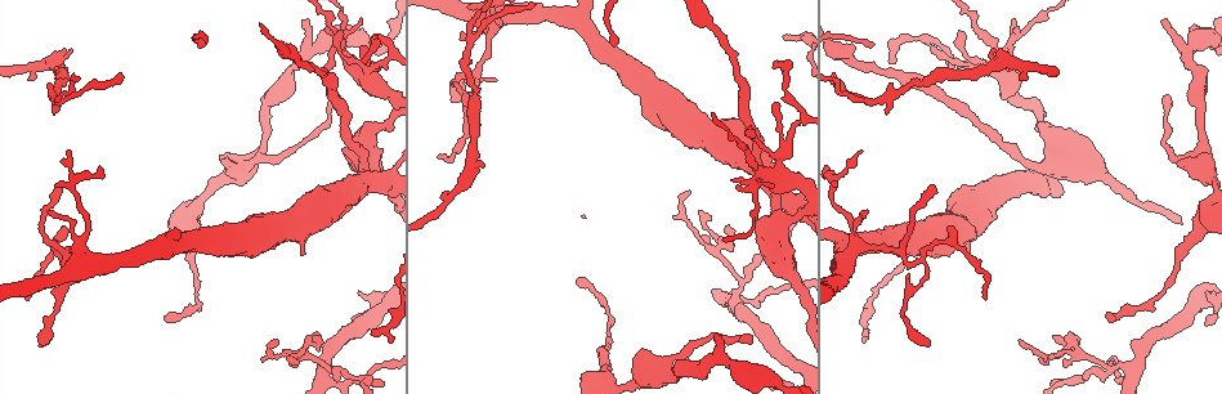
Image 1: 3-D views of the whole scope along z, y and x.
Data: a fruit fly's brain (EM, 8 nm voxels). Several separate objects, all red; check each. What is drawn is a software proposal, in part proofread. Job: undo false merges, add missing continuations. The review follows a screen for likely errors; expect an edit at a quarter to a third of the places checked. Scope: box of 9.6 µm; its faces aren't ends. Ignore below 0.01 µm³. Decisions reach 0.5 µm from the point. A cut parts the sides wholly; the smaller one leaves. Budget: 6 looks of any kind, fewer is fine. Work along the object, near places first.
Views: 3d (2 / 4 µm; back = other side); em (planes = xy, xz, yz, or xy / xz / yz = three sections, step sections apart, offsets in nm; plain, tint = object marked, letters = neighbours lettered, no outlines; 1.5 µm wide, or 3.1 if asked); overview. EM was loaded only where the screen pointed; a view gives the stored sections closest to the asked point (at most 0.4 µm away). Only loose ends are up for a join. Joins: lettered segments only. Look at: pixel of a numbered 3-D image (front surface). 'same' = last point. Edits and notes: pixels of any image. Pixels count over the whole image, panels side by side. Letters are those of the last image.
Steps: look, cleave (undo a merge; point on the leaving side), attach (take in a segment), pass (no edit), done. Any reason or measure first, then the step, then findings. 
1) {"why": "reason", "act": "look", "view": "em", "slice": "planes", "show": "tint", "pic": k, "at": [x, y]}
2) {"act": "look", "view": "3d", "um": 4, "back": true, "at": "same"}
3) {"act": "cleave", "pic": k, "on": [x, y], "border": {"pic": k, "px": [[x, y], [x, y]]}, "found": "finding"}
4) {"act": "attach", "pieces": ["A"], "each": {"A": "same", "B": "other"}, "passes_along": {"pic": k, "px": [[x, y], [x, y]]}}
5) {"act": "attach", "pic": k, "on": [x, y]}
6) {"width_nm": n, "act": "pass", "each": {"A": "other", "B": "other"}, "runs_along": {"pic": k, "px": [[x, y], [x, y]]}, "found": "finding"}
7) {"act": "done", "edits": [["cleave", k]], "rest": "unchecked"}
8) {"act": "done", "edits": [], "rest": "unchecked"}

{"act": "look", "view": "3d", "um": 4, "pic": 1, "at": [300, 255]}

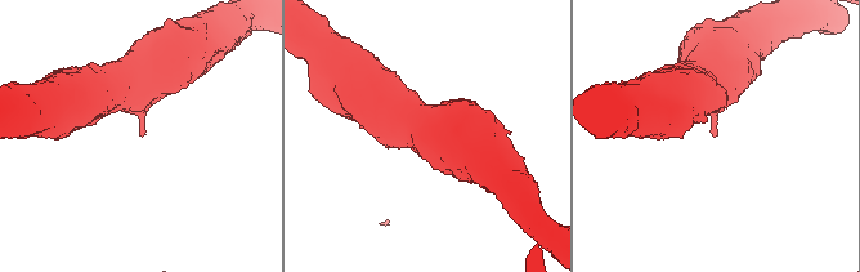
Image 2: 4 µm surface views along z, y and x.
{"act": "look", "view": "em", "slice": "yz", "step": 8, "show": "tint", "pic": 2, "at": [714, 137]}

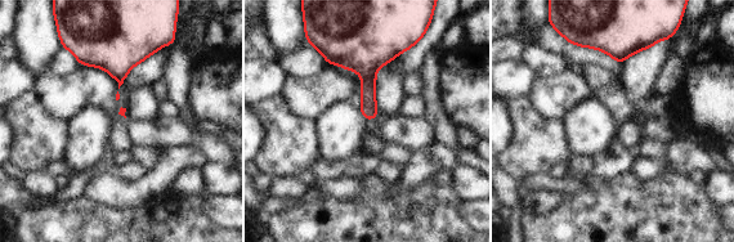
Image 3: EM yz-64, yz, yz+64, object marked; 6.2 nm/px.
{"act": "look", "view": "em", "slice": "yz", "step": 8, "show": "letters", "at": "same"}

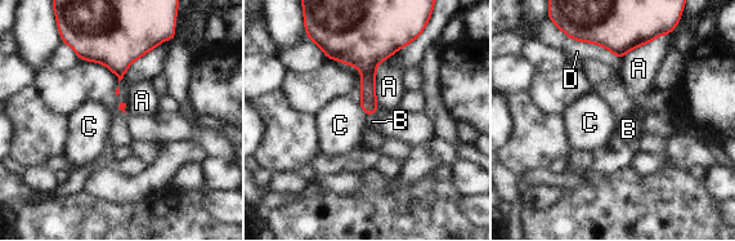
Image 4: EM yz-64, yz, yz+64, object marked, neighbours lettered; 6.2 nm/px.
{"act": "attach", "pieces": ["B"], "each": {"A": "other", "B": "same", "C": "other", "D": "other"}, "passes_along": {"pic": 4, "px": [[368, 103], [371, 114], [372, 121]]}, "found": "it goes on there"}

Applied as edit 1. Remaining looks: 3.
{"why": "an open end", "act": "look", "view": "em", "slice": "xz", "step": 8, "show": "tint", "pic": 1, "at": [862, 152]}

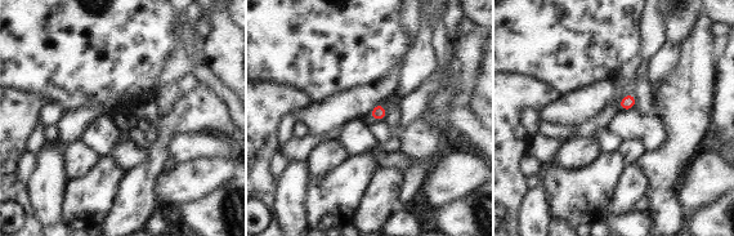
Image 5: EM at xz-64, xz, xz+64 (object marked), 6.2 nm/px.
{"why": "another direction", "act": "look", "view": "em", "slice": "planes", "show": "letters", "at": "same"}

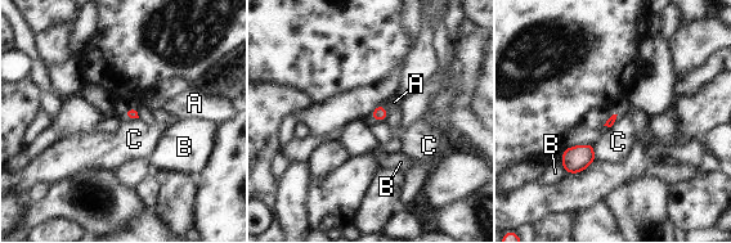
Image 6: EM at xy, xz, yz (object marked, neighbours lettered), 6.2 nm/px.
{"act": "pass", "each": {"A": "other", "B": "other", "C": "other"}, "border": {"pic": 6, "px": [[371, 117], [385, 121]]}, "found": "none of them fits"}

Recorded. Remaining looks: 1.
{"act": "done", "edits": [["attach", 4]], "rest": "unchecked"}

